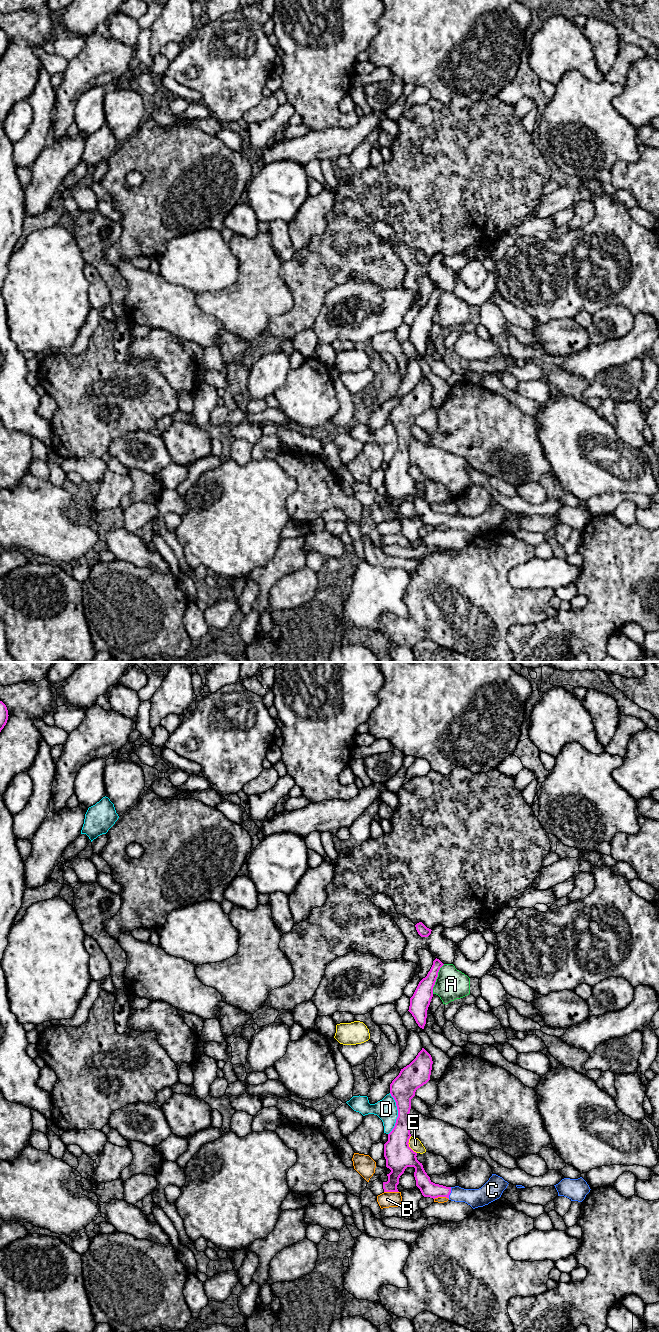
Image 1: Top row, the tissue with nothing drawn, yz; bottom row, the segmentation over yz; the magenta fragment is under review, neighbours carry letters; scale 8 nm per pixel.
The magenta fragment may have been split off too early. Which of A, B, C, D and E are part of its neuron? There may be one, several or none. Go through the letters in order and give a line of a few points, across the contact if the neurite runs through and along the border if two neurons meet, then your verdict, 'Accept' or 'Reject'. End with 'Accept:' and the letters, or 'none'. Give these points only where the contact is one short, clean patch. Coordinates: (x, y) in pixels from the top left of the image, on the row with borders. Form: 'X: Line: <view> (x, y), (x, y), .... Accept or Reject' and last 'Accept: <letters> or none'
A: Reject
B: Reject
C: Line: yz (428, 1189), (450, 1192), (480, 1197). Accept
D: Reject
E: Reject
Accept: C

